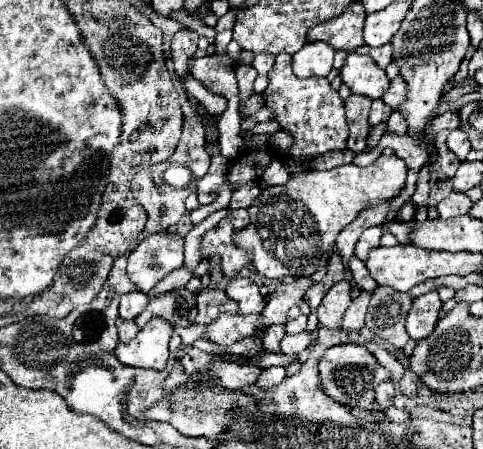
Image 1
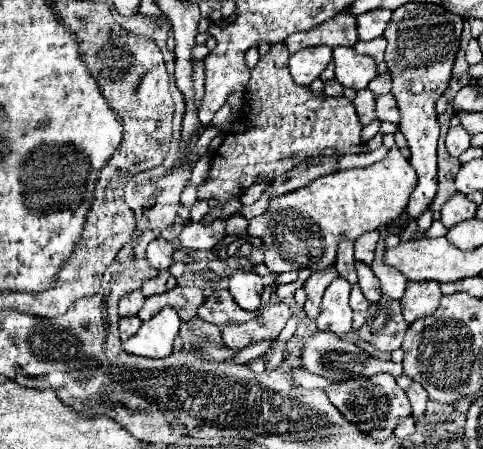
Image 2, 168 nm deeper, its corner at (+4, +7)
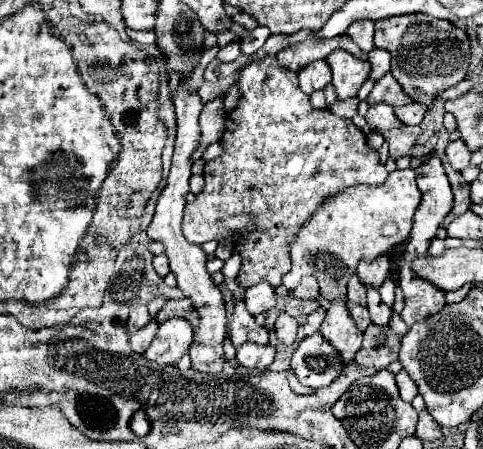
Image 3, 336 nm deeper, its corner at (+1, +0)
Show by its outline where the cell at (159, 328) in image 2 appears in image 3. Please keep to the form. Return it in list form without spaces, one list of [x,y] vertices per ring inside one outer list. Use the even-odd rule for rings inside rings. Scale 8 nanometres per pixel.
[[[171,317],[159,325],[159,333],[145,351],[145,359],[159,365],[177,365],[193,343],[193,327],[187,319]]]

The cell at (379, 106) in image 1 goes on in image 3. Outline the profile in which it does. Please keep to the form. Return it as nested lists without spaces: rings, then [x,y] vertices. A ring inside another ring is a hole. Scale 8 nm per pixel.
[[[409,103],[409,105],[395,107],[395,113],[405,125],[419,125],[427,115],[427,107],[421,107],[421,103]]]

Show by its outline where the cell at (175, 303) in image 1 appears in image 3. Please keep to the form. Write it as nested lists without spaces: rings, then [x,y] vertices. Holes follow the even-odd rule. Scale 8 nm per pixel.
[[[175,299],[175,301],[167,301],[167,305],[161,309],[161,313],[157,315],[157,323],[163,323],[171,317],[183,317],[187,319],[193,327],[197,327],[199,323],[199,315],[197,309],[193,307],[193,301],[189,299]]]

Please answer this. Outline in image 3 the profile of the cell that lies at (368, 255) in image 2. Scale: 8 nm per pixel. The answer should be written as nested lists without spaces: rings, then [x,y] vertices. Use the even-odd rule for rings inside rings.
[[[383,255],[371,263],[361,261],[357,267],[357,277],[361,279],[361,283],[365,287],[377,287],[379,289],[389,275],[391,275],[391,261],[387,255]]]

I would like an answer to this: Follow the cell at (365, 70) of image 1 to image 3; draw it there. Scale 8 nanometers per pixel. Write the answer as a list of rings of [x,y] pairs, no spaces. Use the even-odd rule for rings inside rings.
[[[345,49],[331,51],[325,61],[329,63],[333,73],[333,87],[337,91],[337,99],[345,101],[349,97],[357,97],[357,91],[367,81],[371,71],[369,61],[361,61]]]

